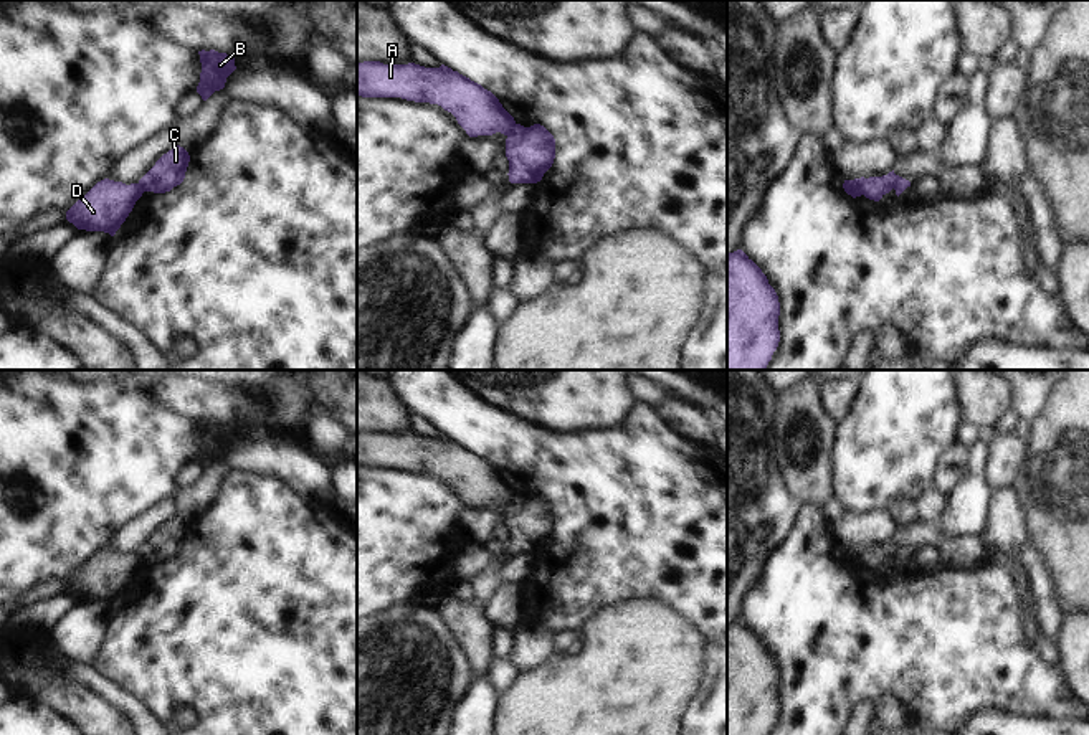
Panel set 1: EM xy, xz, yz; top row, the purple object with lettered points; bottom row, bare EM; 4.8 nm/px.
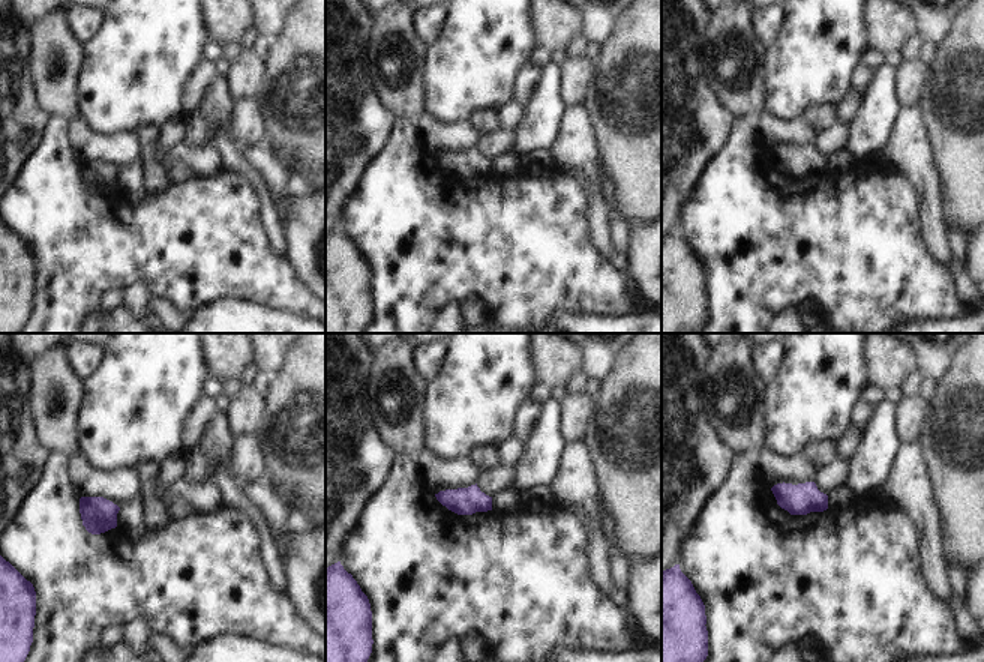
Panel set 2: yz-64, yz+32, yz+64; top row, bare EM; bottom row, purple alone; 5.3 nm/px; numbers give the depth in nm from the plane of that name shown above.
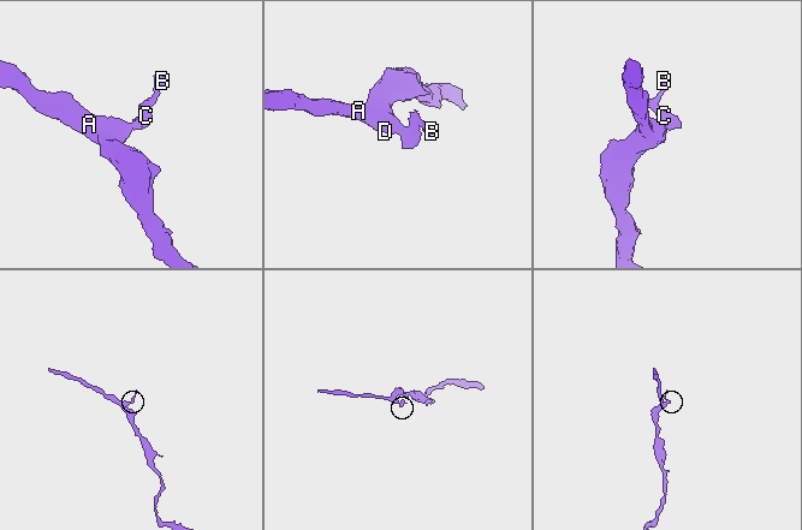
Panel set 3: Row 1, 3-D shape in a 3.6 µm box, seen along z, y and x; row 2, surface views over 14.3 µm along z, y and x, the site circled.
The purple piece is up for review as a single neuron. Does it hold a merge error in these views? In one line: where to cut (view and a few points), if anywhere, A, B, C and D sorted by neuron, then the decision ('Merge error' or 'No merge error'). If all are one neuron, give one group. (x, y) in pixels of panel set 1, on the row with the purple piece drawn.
Split along yz (853, 180), (863, 194). Groups: A D / B C. Merge error

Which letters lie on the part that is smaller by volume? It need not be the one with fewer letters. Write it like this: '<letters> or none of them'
B, C

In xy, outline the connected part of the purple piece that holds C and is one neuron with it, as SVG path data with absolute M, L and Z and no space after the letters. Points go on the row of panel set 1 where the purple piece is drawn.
M175 145L139 180L144 192L165 193L180 185L190 162L188 152Z

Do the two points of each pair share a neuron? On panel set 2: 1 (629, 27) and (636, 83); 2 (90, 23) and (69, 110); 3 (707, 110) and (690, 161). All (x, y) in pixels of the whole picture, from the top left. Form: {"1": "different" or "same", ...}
{"1": "same", "2": "different", "3": "same"}

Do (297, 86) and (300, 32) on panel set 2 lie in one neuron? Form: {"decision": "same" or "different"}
{"decision": "same"}

